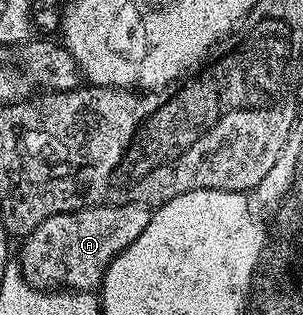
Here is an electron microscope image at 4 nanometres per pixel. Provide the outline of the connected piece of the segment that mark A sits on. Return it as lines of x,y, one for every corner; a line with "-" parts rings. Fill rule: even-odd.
104,204
101,208
49,216
24,237
19,257
23,278
31,286
46,290
96,289
112,260
147,230
150,215
150,209
143,204

